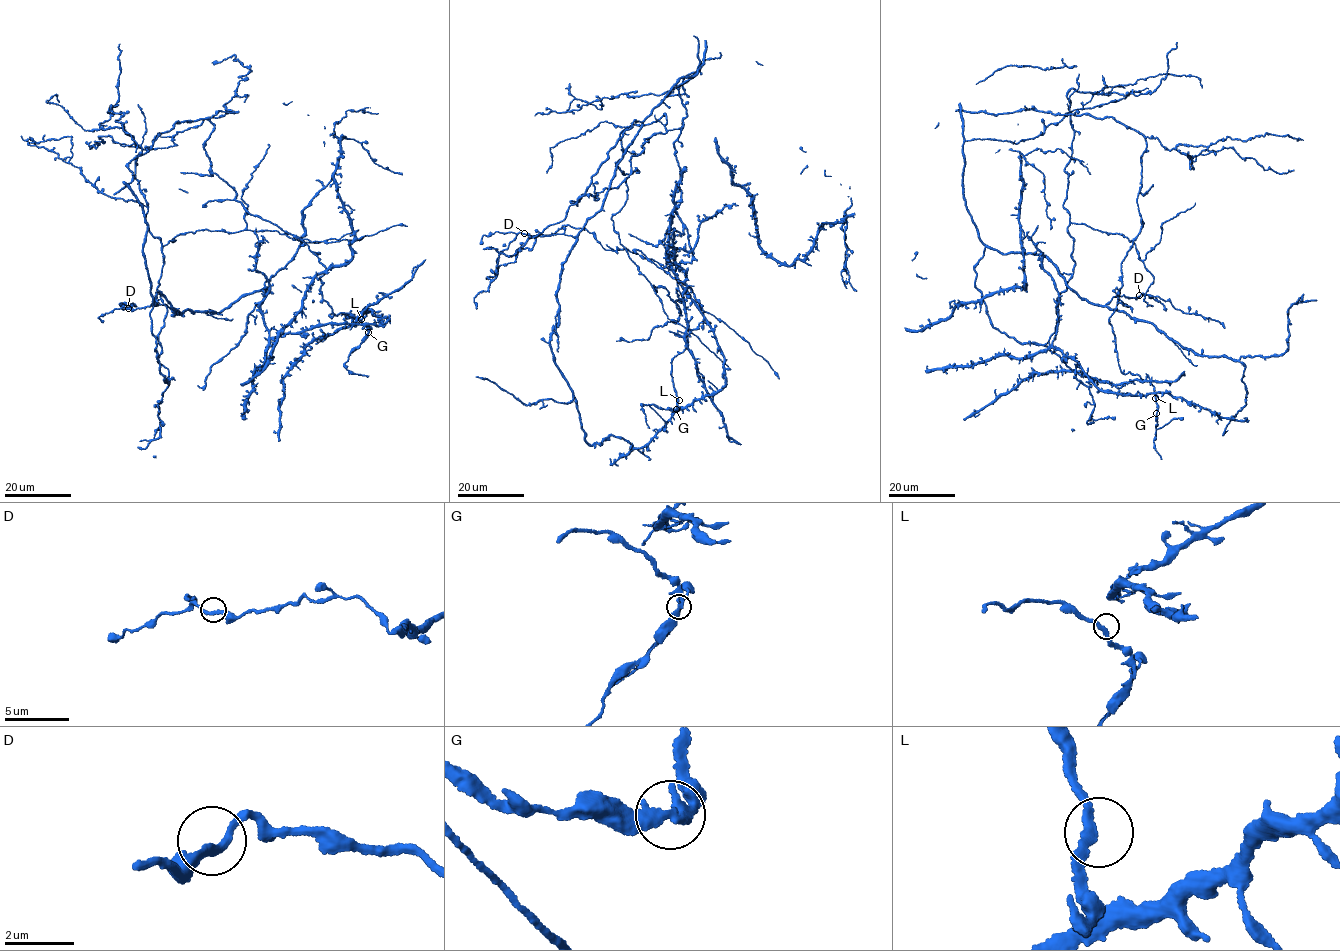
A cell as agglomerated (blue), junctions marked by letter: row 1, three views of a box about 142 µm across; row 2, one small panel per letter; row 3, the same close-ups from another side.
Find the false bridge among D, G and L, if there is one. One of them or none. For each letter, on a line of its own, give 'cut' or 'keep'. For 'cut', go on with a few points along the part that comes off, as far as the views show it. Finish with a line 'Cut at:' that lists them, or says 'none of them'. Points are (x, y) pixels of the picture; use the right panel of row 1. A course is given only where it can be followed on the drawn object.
D: keep
G: cut; foreign part runs (1156, 413), (1154, 441), (1161, 459)
L: keep
Cut at: G

